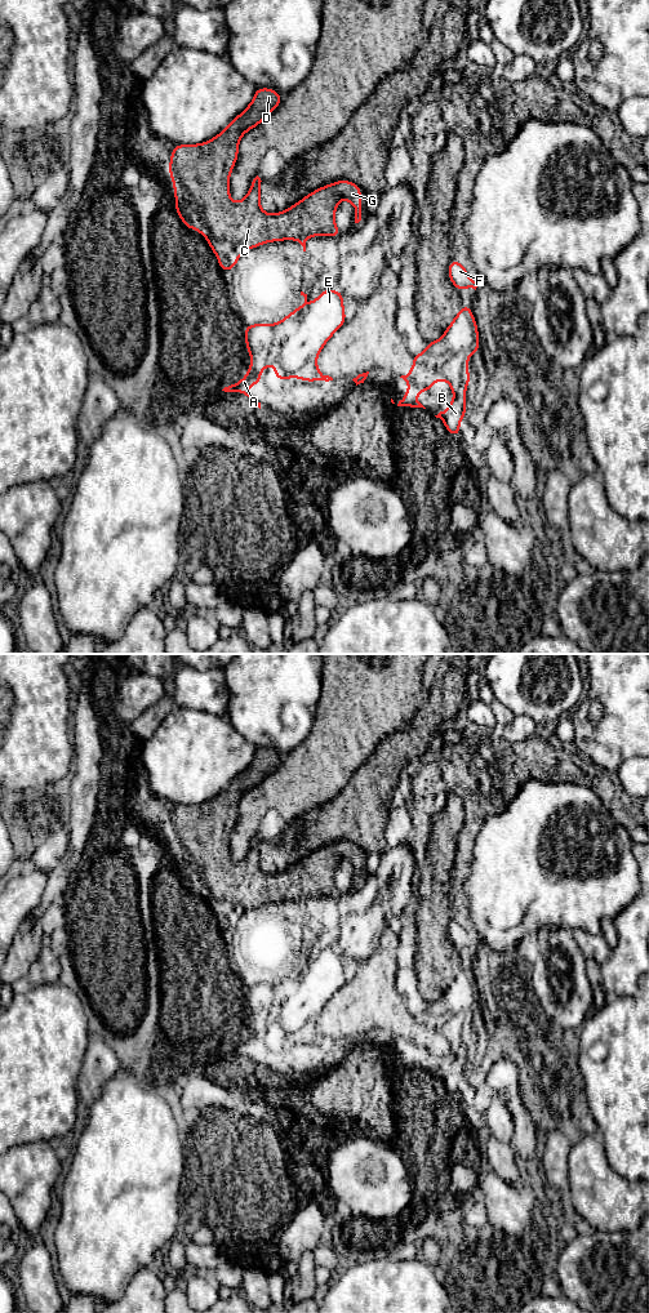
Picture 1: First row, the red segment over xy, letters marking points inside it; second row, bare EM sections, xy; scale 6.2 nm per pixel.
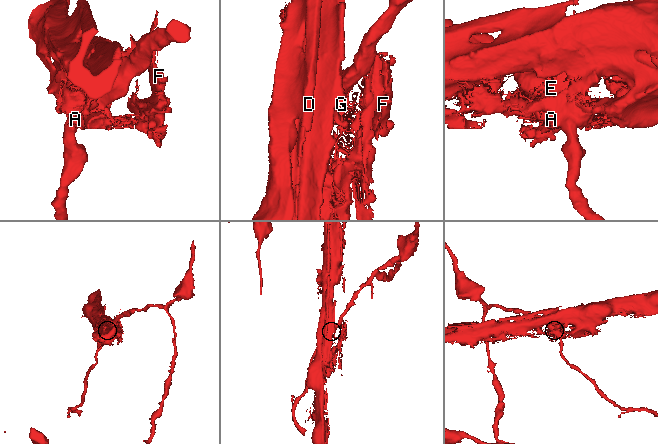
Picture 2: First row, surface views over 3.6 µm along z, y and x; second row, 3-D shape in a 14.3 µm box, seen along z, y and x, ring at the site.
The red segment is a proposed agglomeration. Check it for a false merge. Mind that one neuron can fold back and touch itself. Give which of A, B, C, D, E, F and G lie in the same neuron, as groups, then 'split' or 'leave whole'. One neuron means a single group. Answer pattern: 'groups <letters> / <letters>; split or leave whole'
groups A B C D F G / E; split

